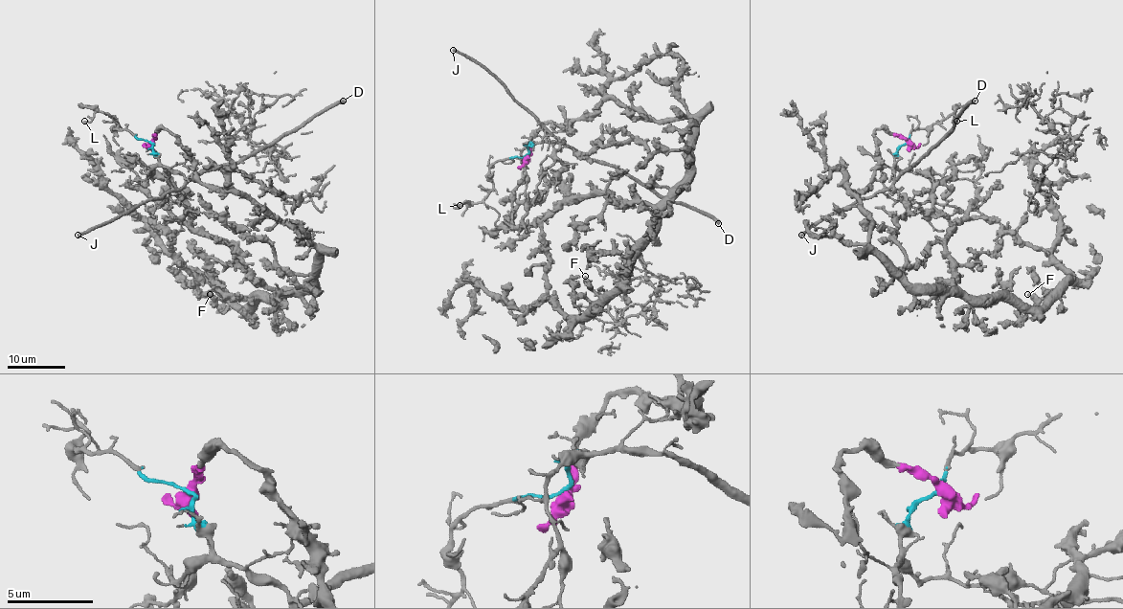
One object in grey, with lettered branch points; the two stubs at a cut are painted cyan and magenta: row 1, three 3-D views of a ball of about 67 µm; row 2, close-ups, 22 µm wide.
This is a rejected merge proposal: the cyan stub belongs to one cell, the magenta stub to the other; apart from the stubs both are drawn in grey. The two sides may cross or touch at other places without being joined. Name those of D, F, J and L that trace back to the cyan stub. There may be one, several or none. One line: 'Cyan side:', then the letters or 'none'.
Cyan side: D, J, L

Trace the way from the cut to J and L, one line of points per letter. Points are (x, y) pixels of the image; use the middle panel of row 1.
J: (526, 155), (528, 146), (539, 142), (560, 142), (487, 70), (452, 50)
L: (526, 155), (497, 161), (490, 168), (493, 188), (479, 202), (465, 201), (460, 205)

